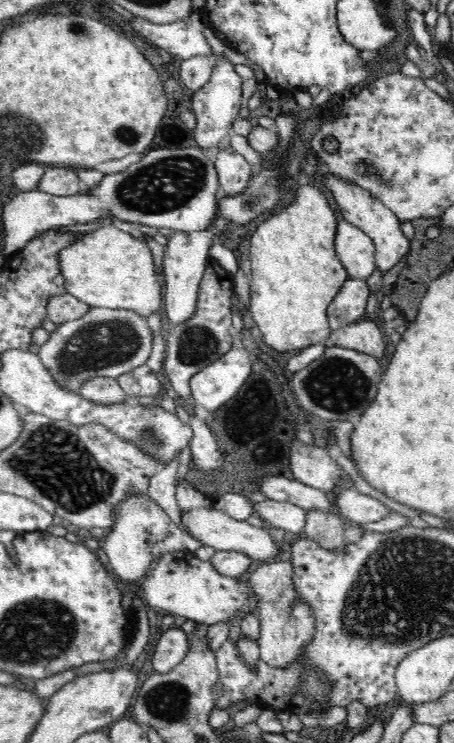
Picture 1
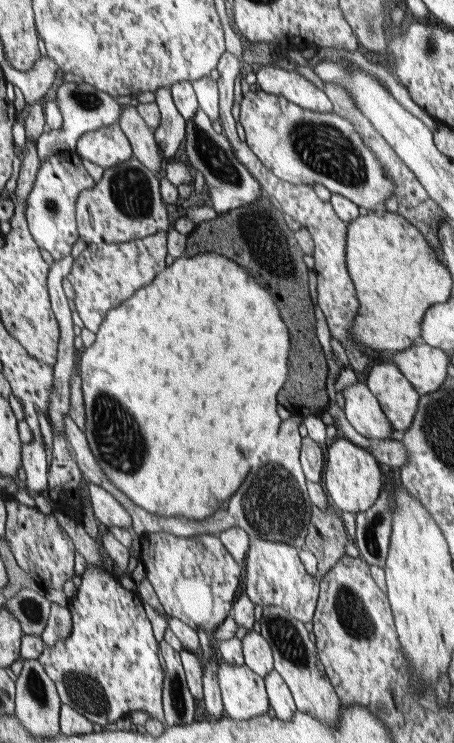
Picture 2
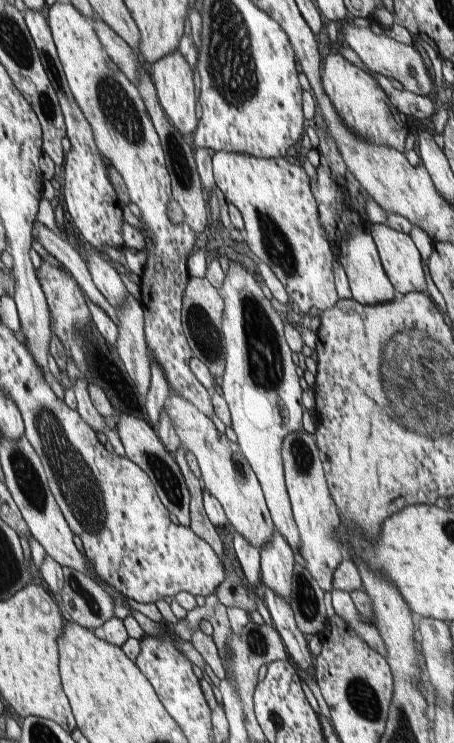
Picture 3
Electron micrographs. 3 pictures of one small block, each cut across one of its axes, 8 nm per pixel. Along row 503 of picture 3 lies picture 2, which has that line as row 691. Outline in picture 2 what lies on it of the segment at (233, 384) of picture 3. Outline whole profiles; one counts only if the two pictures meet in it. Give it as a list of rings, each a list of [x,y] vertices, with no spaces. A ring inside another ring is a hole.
[[[271,670],[267,676],[263,676],[263,680],[265,680],[265,690],[267,690],[267,698],[269,698],[273,716],[279,722],[291,722],[291,718],[297,712],[297,706],[295,706],[289,686],[285,684],[285,680],[281,678],[281,674],[277,670]]]

